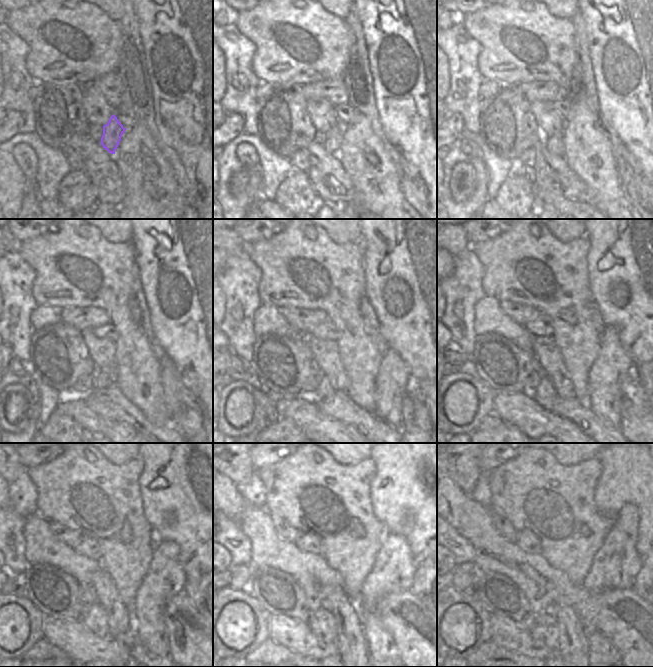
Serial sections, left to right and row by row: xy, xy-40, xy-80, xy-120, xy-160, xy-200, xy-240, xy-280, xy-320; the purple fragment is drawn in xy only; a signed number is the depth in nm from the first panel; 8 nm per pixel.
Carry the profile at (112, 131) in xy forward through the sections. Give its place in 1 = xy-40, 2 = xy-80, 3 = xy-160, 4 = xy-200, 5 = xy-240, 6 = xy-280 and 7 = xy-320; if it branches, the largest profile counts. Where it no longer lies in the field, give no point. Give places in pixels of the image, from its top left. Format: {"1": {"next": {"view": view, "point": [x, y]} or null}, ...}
{"1": {"next": {"view": "xy-40", "point": [331, 141]}}, "2": {"next": {"view": "xy-80", "point": [554, 144]}}, "3": {"next": {"view": "xy-160", "point": [324, 390]}}, "4": {"next": {"view": "xy-200", "point": [545, 394]}}, "5": {"next": {"view": "xy-240", "point": [96, 620]}}, "6": {"next": {"view": "xy-280", "point": [321, 622]}}, "7": {"next": {"view": "xy-320", "point": [544, 629]}}}

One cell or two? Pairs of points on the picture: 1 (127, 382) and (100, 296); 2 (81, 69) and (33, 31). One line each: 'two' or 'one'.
1: one
2: one

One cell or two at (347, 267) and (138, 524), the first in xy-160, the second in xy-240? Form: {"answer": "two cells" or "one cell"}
{"answer": "one cell"}

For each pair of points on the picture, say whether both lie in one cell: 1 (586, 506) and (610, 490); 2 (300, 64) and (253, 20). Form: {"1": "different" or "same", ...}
{"1": "different", "2": "same"}

